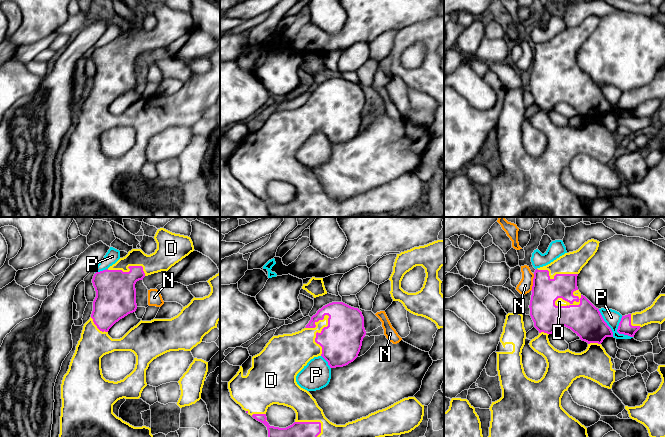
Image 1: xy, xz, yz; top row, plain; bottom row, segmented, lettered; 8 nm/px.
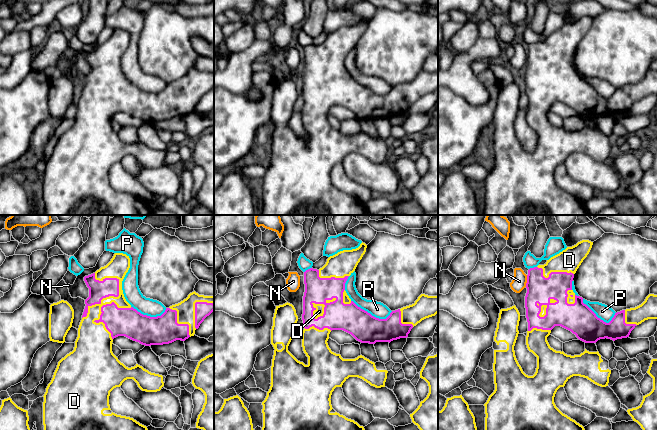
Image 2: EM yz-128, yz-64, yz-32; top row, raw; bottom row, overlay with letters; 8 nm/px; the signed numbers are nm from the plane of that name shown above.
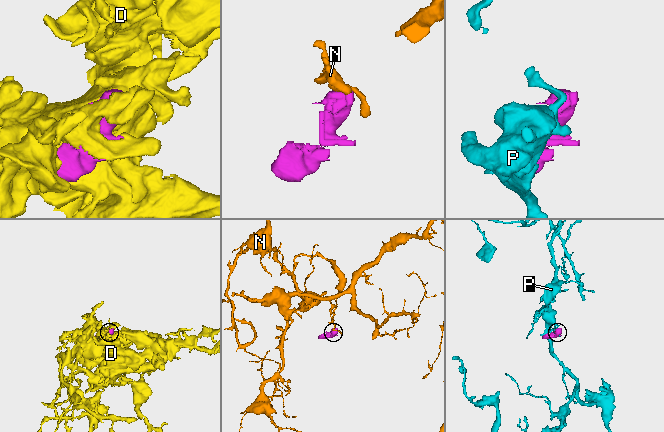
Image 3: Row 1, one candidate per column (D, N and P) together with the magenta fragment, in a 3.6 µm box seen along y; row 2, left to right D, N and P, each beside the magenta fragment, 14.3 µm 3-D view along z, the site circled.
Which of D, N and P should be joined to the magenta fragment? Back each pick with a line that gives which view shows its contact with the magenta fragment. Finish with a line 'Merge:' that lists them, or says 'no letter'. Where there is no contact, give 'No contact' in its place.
D: Touches magenta in xz
Merge: D

